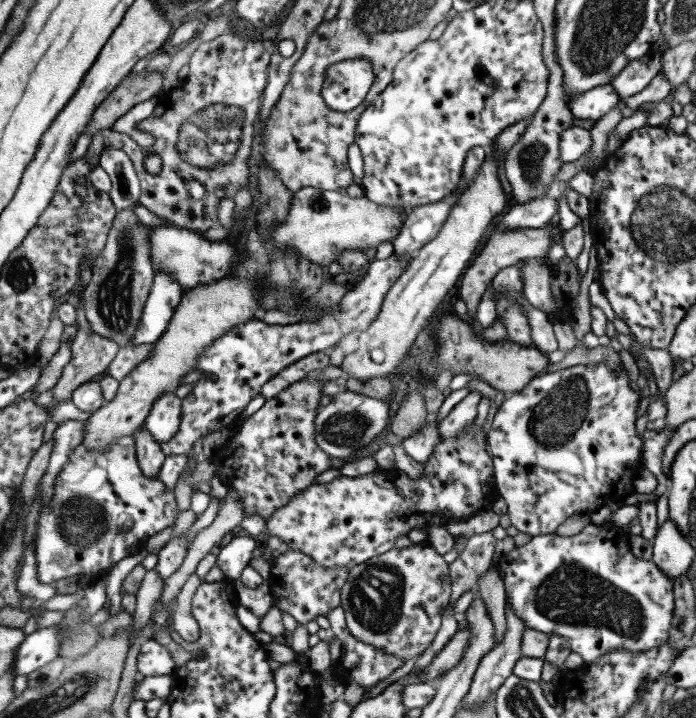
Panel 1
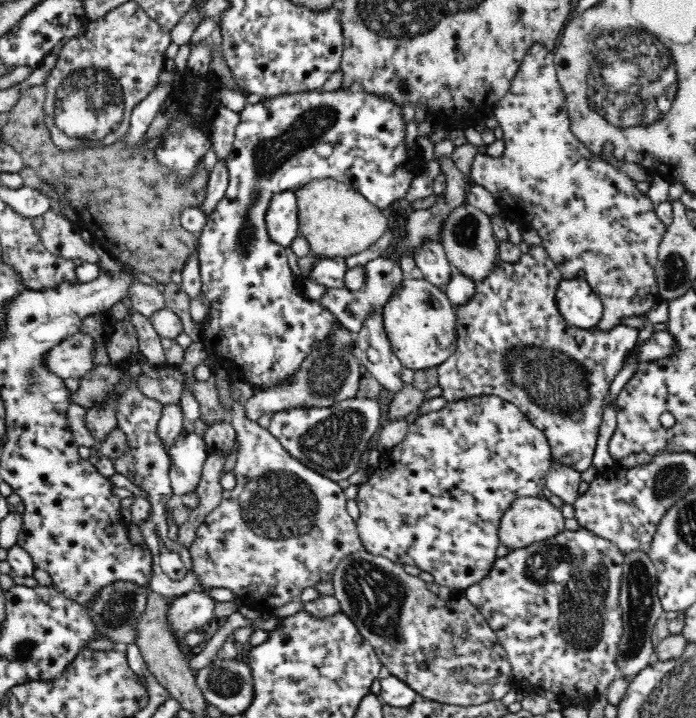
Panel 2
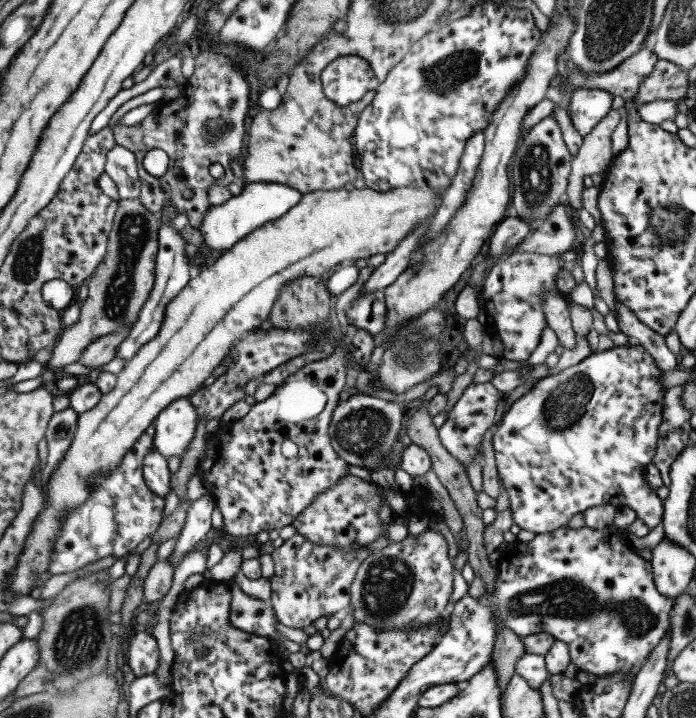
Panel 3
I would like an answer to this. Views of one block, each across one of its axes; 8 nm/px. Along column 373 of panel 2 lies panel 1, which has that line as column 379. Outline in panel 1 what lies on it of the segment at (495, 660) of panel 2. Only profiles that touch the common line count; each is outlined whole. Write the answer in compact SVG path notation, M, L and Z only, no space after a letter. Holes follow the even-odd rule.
M428 543L412 544L404 548L395 546L388 552L353 566L348 572L348 578L346 578L346 584L342 586L341 593L340 607L344 611L348 631L356 639L370 643L374 647L382 647L388 653L407 661L416 655L420 656L431 646L442 624L442 610L450 604L452 579L450 579L449 565Z

